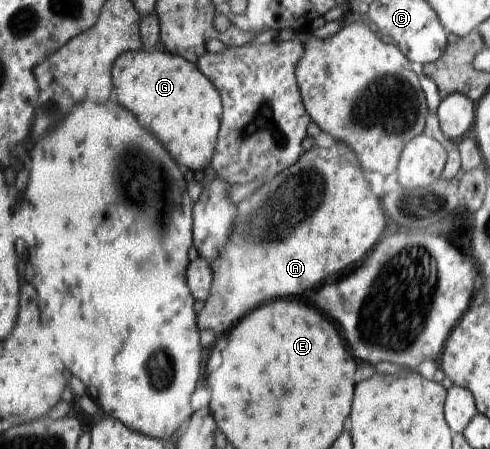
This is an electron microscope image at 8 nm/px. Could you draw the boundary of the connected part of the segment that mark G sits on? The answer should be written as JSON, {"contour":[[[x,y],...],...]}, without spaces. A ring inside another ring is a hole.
{"contour":[[[143,48],[137,52],[127,51],[119,56],[120,59],[115,59],[116,71],[111,71],[112,75],[116,75],[118,103],[124,103],[128,111],[136,111],[136,115],[140,115],[140,123],[148,123],[148,127],[152,127],[152,131],[160,135],[160,143],[164,143],[164,147],[172,151],[174,160],[180,164],[180,167],[185,167],[186,170],[191,169],[201,175],[201,172],[211,165],[221,124],[221,97],[214,84],[199,70],[198,64],[182,56],[166,52],[164,49]]]}

